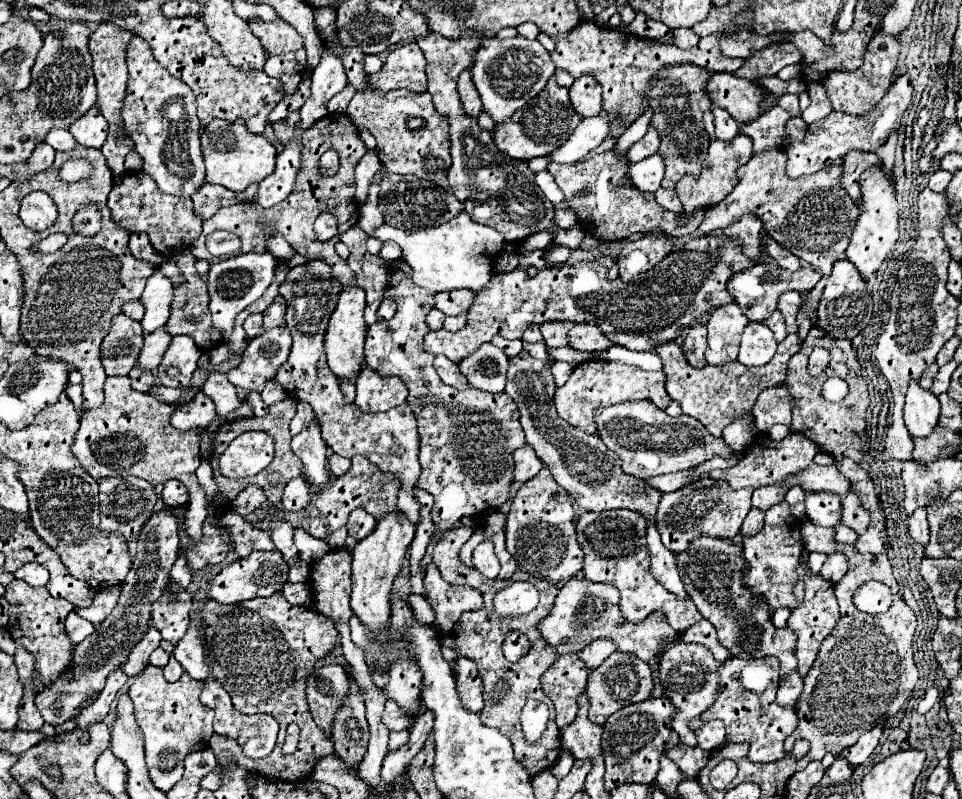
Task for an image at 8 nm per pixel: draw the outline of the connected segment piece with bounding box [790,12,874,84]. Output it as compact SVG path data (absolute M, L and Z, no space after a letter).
M854 12L854 26L840 34L840 32L834 32L832 36L832 44L826 46L822 40L818 40L812 32L798 32L798 34L792 34L790 42L798 46L798 50L802 52L804 60L802 60L802 68L804 68L804 82L806 84L812 84L812 82L822 82L826 78L826 74L830 74L832 70L838 70L842 66L842 70L850 70L854 72L858 66L862 66L862 58L864 58L864 52L866 52L866 46L868 42L872 40L874 36L874 24L862 24L862 22L856 22L856 12Z

